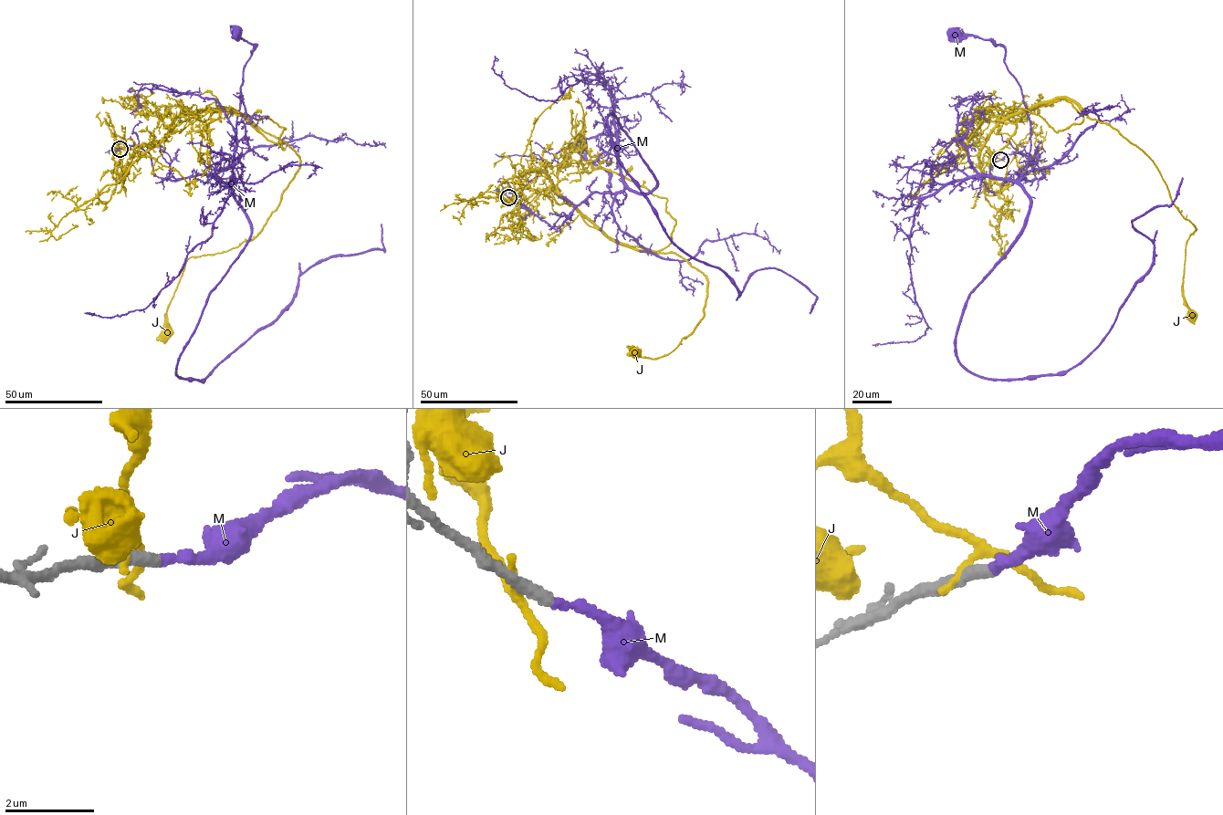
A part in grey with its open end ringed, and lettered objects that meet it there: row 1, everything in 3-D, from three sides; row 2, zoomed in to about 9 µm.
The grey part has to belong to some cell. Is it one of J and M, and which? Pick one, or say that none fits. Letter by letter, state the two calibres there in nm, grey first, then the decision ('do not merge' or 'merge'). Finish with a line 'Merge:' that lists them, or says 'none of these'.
J: 380/160 nm | do not merge
M: 300/240 nm | merge
Merge: M

